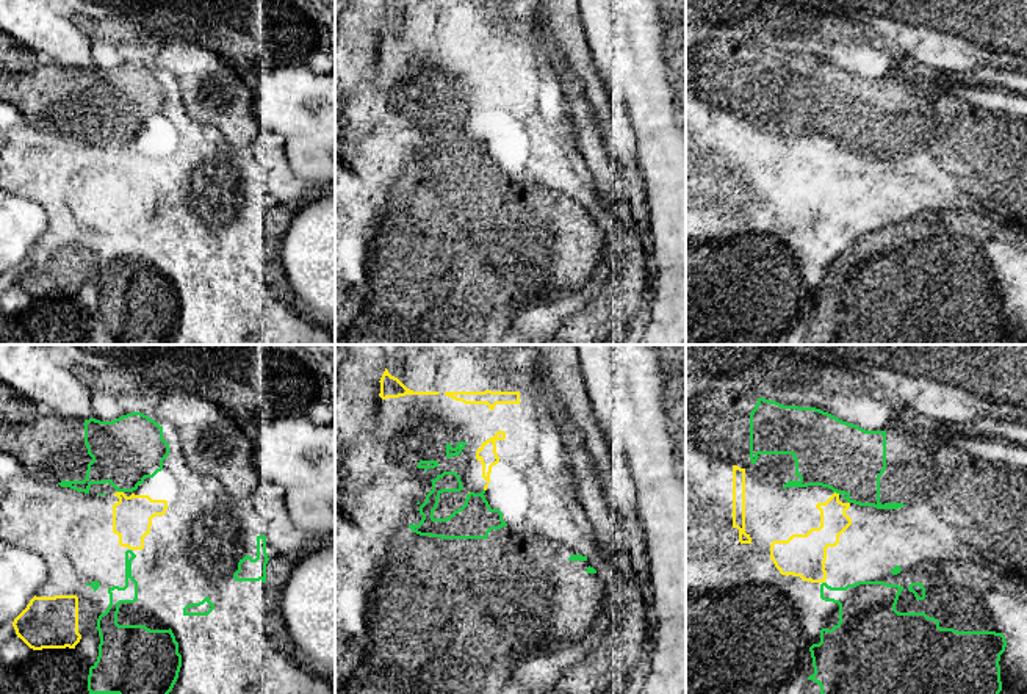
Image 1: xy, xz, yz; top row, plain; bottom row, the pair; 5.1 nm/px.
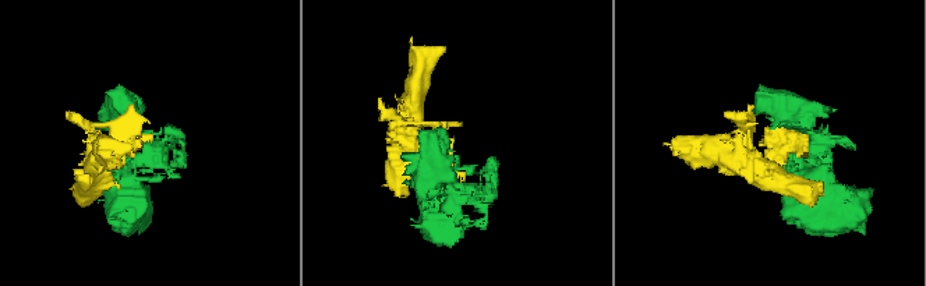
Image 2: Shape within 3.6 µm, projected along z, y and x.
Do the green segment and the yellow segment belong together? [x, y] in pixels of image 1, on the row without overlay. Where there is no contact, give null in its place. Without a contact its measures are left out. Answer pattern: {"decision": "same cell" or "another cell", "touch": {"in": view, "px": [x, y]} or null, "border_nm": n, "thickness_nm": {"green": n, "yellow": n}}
{"decision": "same cell", "touch": {"in": "xy", "px": [121, 140]}, "border_nm": 30, "thickness_nm": {"green": 340, "yellow": 200}}

